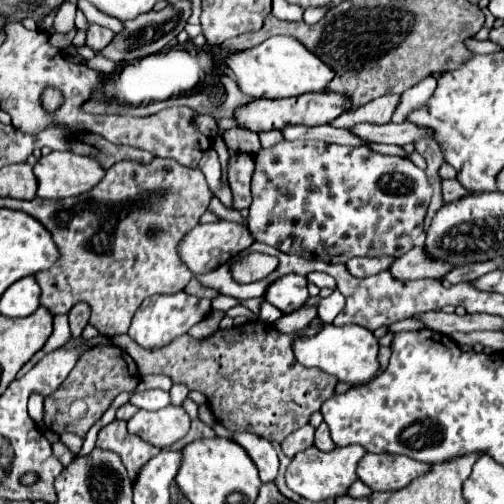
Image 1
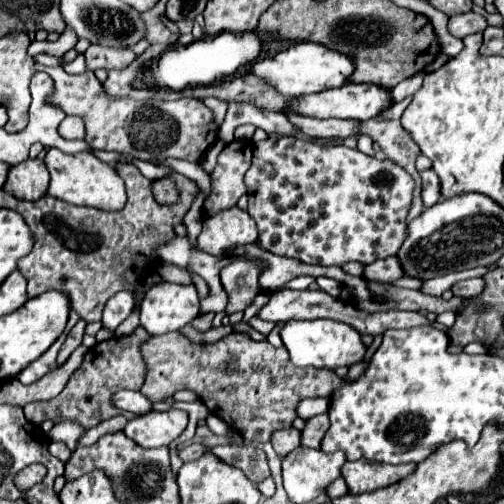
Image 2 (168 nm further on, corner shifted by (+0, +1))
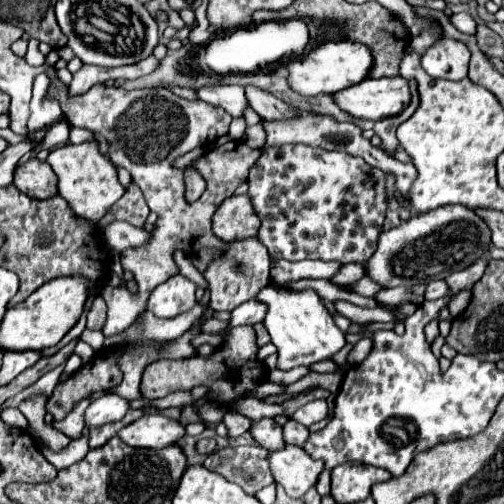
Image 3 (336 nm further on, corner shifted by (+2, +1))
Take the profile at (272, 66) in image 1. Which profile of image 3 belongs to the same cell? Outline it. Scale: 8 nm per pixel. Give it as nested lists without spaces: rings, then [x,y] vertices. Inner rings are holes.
[[[330,41],[322,43],[316,49],[312,49],[302,59],[294,59],[288,63],[290,69],[290,87],[302,95],[320,95],[320,93],[338,93],[346,87],[352,87],[354,83],[368,77],[370,69],[374,65],[372,51],[356,41]]]

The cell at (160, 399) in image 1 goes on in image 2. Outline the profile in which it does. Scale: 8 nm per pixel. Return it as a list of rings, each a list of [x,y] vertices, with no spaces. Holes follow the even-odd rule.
[[[118,391],[112,401],[116,403],[118,409],[132,415],[144,415],[152,411],[152,401],[140,391]]]

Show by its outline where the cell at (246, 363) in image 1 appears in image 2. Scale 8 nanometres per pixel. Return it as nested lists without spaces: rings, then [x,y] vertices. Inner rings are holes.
[[[180,331],[166,333],[160,337],[146,339],[140,347],[140,353],[146,363],[146,383],[142,387],[142,393],[148,395],[148,399],[162,401],[166,397],[172,397],[180,389],[194,391],[200,401],[208,407],[208,411],[222,421],[226,421],[234,431],[238,431],[246,441],[270,441],[274,431],[290,429],[296,415],[296,405],[306,397],[330,397],[336,389],[342,387],[342,379],[334,371],[320,371],[314,367],[292,367],[292,361],[288,359],[288,351],[284,347],[272,347],[268,341],[254,341],[244,333],[230,333],[224,339],[216,343],[194,343],[188,341],[186,335]]]

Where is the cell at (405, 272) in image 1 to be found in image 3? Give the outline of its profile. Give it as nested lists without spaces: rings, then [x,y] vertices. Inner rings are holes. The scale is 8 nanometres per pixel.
[[[348,263],[348,265],[340,267],[340,271],[330,279],[330,283],[348,285],[348,283],[354,283],[354,281],[362,279],[364,275],[366,275],[366,269],[362,267],[362,263]]]

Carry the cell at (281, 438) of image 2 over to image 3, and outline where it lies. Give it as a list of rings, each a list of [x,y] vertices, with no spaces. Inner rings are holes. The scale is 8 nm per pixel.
[[[274,419],[254,421],[252,427],[250,427],[250,433],[258,441],[258,445],[264,447],[264,449],[268,449],[268,451],[278,451],[278,449],[284,447],[282,427]]]

